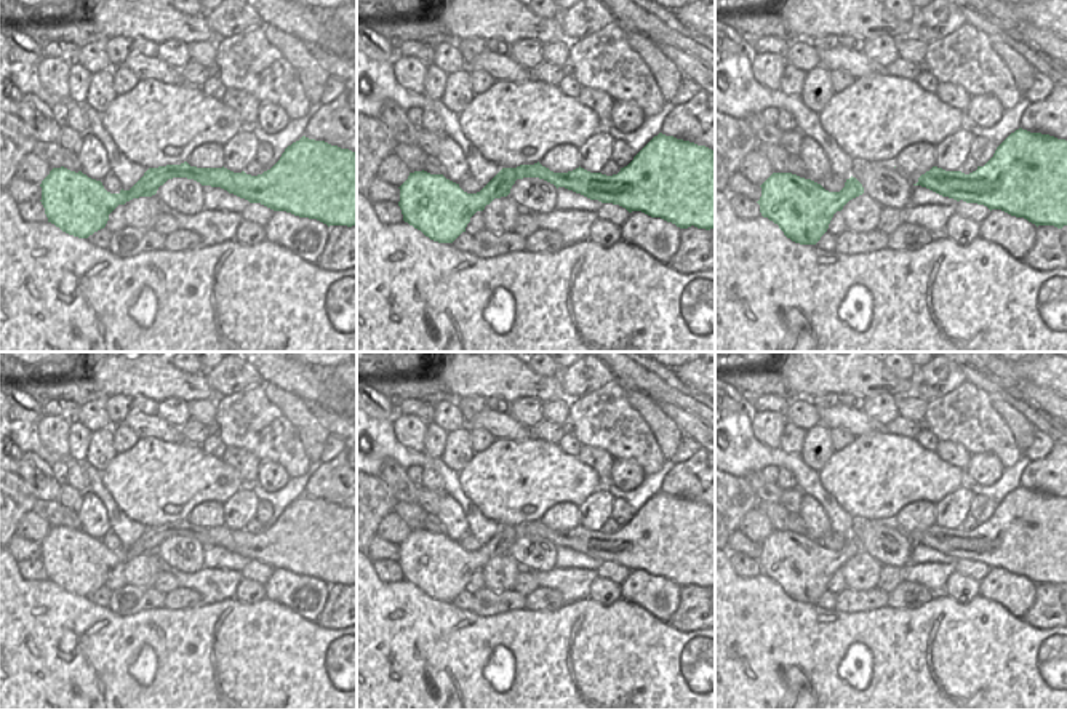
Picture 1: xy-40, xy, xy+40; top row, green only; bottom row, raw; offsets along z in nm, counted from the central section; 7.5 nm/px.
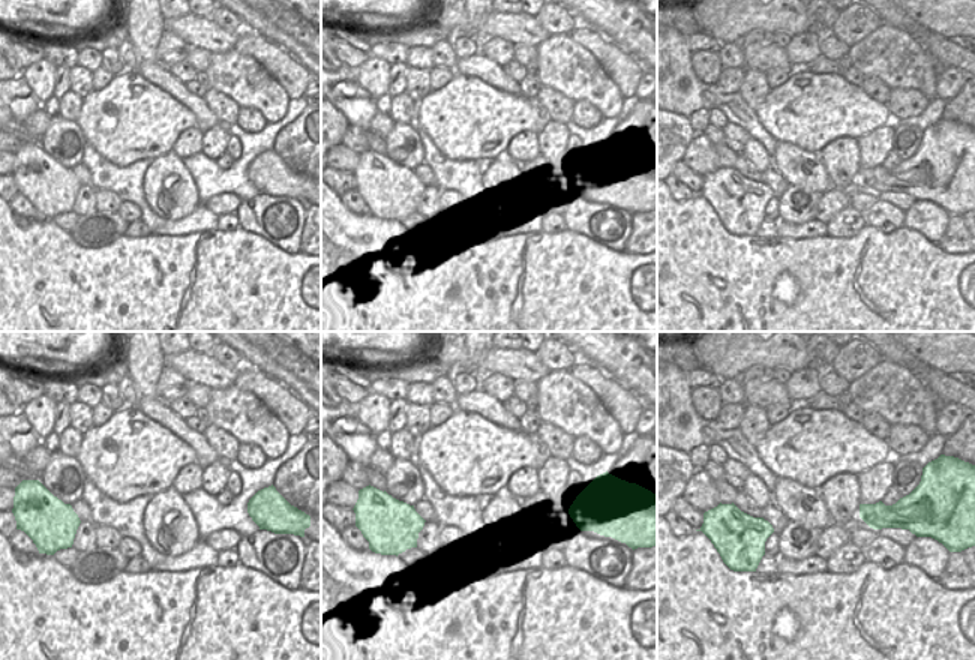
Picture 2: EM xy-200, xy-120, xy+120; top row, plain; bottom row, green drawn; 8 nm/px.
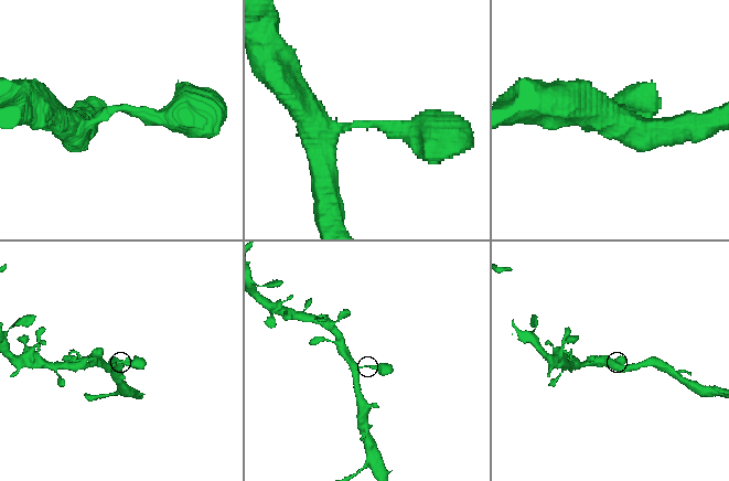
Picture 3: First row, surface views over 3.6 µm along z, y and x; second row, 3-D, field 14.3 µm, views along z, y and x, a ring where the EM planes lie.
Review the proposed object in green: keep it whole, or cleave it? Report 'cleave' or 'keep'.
keep

